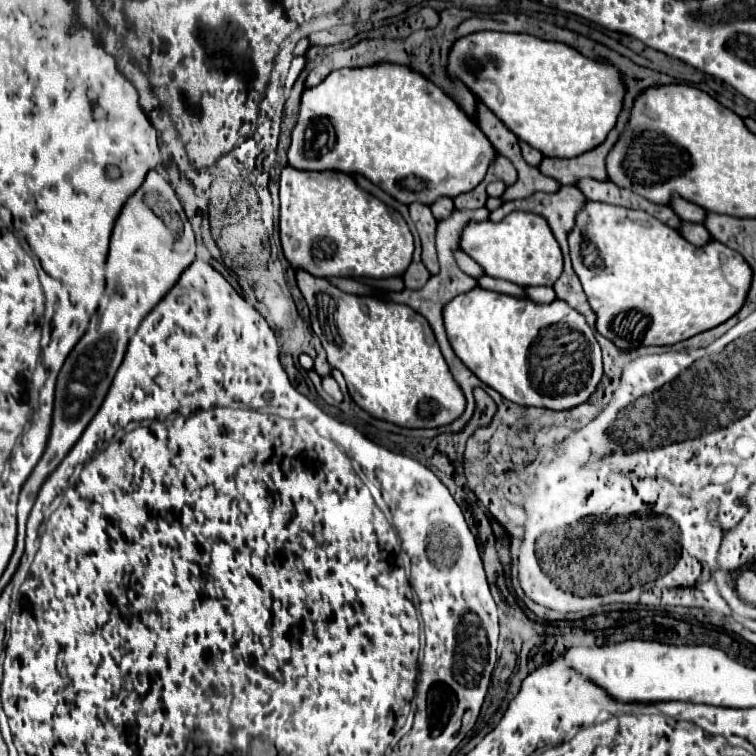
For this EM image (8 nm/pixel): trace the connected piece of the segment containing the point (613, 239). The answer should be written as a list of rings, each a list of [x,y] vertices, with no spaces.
[[[585,201],[577,213],[573,231],[569,233],[569,247],[573,269],[585,289],[591,309],[597,315],[597,331],[621,349],[675,345],[721,325],[741,309],[753,279],[749,263],[717,239],[711,239],[703,247],[695,247],[679,237],[675,229],[645,211],[613,207],[607,203]]]

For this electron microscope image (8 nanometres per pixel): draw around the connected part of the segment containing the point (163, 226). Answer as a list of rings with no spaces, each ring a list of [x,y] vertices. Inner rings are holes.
[[[149,171],[143,185],[127,199],[119,217],[115,219],[109,243],[107,267],[105,267],[105,277],[107,277],[105,293],[99,301],[95,315],[91,317],[85,335],[73,347],[73,351],[69,353],[59,371],[49,439],[39,463],[33,467],[31,475],[27,477],[19,493],[17,543],[9,559],[9,567],[1,577],[3,585],[7,585],[7,581],[15,573],[21,553],[25,551],[25,517],[29,517],[29,509],[33,507],[41,483],[61,463],[65,453],[73,447],[77,437],[83,433],[85,425],[89,425],[89,421],[101,407],[101,401],[105,399],[113,375],[123,361],[125,345],[131,337],[131,331],[137,331],[137,325],[141,323],[145,311],[149,313],[149,307],[157,305],[157,299],[161,299],[177,283],[179,275],[191,265],[193,259],[195,259],[195,233],[191,231],[191,225],[183,213],[181,203],[173,187],[157,171]],[[145,195],[153,195],[153,207],[145,201]],[[155,209],[177,211],[177,225],[179,225],[177,233],[171,231],[171,227],[165,223],[165,219],[161,219],[155,213]]]

